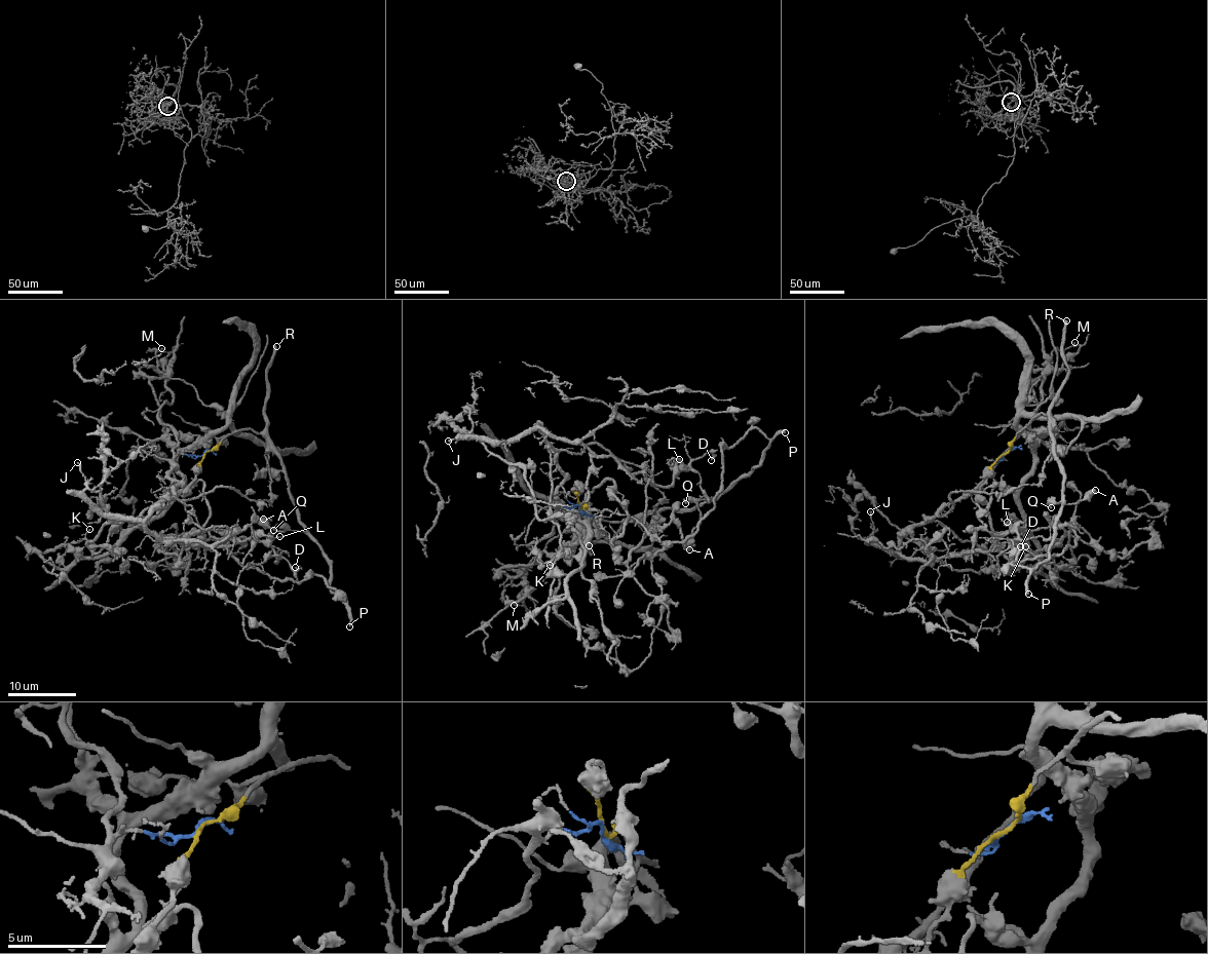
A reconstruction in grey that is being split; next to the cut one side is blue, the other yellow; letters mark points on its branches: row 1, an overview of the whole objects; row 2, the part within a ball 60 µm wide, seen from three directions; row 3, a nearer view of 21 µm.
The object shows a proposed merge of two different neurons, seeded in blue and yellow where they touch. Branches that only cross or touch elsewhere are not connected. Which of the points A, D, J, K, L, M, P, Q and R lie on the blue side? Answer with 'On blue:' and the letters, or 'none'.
On blue: D, J, K, L, M

